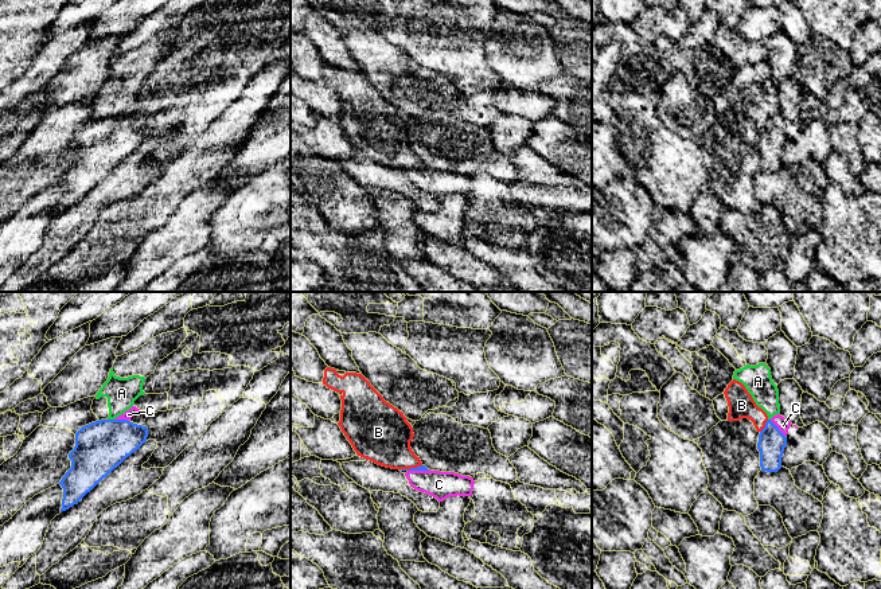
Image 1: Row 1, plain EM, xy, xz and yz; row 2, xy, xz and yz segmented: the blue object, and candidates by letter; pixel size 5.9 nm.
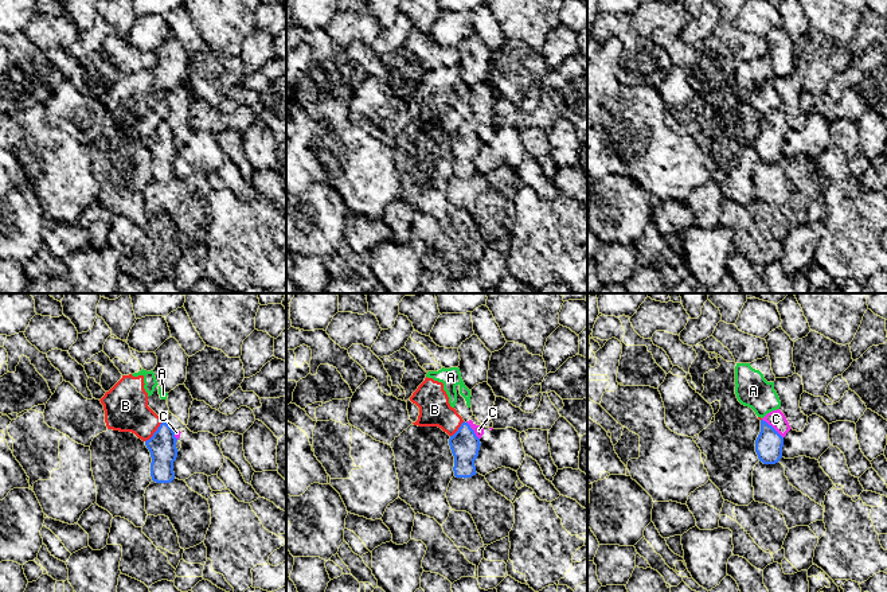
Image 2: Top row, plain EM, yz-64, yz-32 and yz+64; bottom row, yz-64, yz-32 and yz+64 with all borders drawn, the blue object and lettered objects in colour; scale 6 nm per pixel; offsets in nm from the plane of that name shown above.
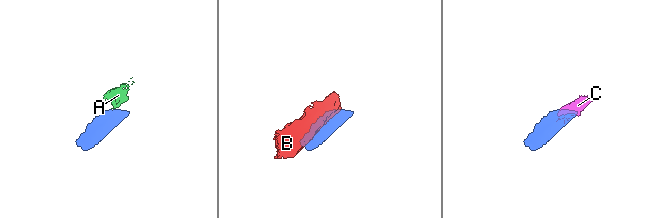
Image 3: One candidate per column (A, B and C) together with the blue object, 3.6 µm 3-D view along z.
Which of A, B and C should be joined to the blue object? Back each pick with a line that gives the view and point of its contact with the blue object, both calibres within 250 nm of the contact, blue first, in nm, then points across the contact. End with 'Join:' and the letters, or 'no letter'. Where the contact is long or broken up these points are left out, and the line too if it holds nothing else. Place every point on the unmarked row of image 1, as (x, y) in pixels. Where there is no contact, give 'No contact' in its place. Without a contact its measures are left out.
C: Touches blue at yz (778, 127). Thickness 160 nm (blue) against 70 nm. Path across: yz (771, 143), (778, 127), (783, 124)
Join: C

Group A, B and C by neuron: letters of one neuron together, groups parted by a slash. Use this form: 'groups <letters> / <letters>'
groups A / B / C

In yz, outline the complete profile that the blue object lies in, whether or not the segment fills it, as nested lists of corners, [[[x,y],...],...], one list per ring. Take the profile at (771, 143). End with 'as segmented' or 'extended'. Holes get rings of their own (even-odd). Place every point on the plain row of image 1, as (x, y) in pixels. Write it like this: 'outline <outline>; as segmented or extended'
outline [[[780,112],[765,121],[757,141],[761,169],[777,171],[781,167],[781,155],[787,144],[786,134],[791,124]]]; extended

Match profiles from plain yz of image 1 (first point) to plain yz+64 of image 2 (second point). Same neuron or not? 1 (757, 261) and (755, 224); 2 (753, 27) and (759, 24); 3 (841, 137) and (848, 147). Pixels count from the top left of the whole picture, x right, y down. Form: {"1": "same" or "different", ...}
{"1": "same", "2": "same", "3": "same"}

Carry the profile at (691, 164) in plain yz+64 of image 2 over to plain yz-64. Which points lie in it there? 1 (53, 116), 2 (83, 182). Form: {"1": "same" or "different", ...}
{"1": "different", "2": "same"}

